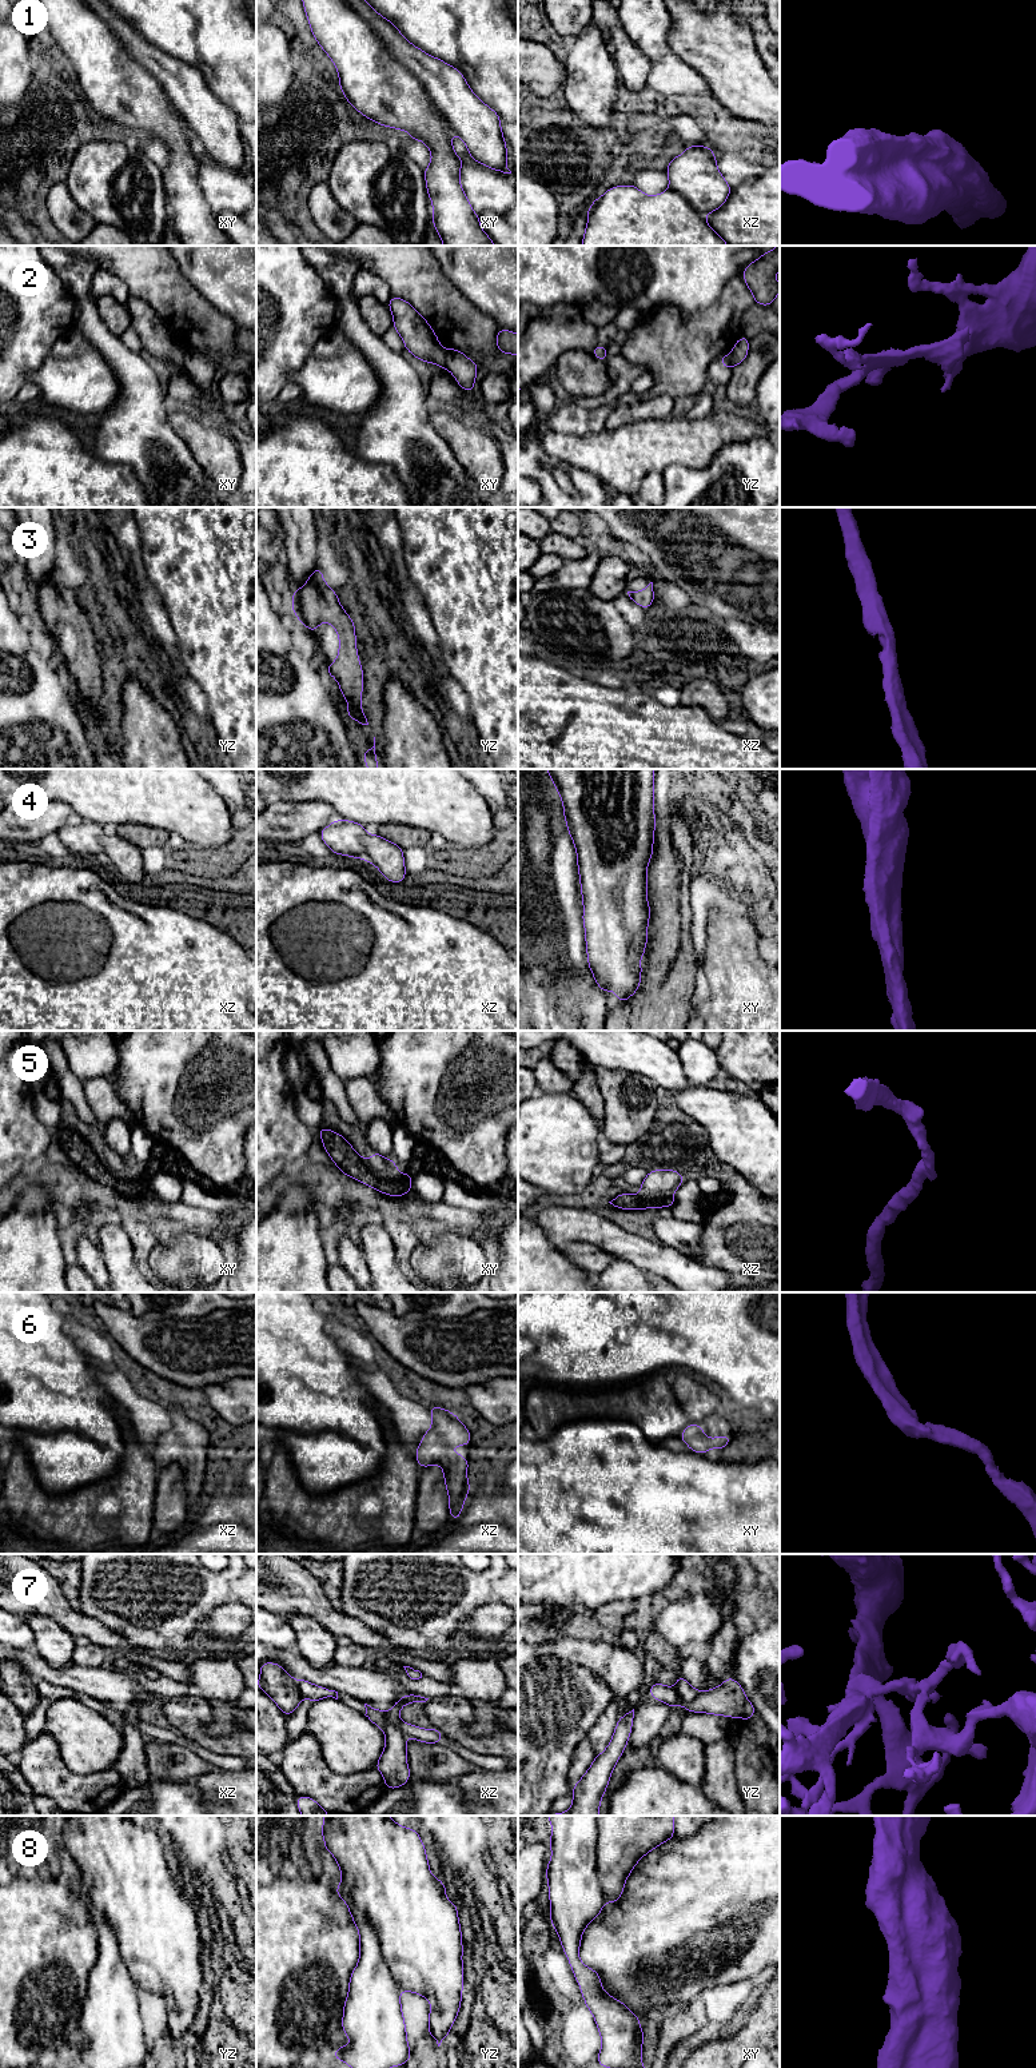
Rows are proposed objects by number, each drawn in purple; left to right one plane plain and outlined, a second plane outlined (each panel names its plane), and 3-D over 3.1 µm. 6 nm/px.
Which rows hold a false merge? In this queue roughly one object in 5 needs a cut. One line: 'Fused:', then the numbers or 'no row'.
Fused: 2, 5

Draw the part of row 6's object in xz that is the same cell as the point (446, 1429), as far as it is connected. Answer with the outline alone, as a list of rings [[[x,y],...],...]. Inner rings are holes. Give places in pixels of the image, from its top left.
[[[429,1407],[431,1429],[422,1435],[422,1442],[415,1450],[421,1469],[439,1465],[449,1494],[450,1517],[457,1521],[470,1491],[467,1481],[469,1459],[451,1451],[450,1446],[466,1446],[471,1434],[459,1418],[442,1407]]]

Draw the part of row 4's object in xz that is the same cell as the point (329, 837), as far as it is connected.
[[[335,818],[331,825],[319,832],[319,836],[334,854],[363,858],[375,865],[387,881],[401,884],[407,874],[403,849],[379,834],[368,834],[362,824]]]

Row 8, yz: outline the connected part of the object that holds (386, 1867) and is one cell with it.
[[[323,1816],[322,1837],[324,1850],[334,1856],[342,1872],[339,1886],[332,1889],[346,1902],[359,1932],[359,1960],[350,1975],[340,2023],[351,2045],[342,2045],[331,2056],[351,2068],[403,2065],[411,2059],[411,2051],[399,1992],[418,1993],[431,2003],[427,2031],[437,2040],[438,2047],[450,2033],[461,2008],[465,1979],[457,1904],[446,1898],[449,1886],[431,1874],[419,1833],[398,1825],[390,1816]]]

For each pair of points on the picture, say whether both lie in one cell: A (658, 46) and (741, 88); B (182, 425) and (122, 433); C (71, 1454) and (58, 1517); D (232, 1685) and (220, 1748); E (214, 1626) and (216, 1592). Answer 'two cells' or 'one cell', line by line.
A: two cells
B: two cells
C: two cells
D: two cells
E: two cells

